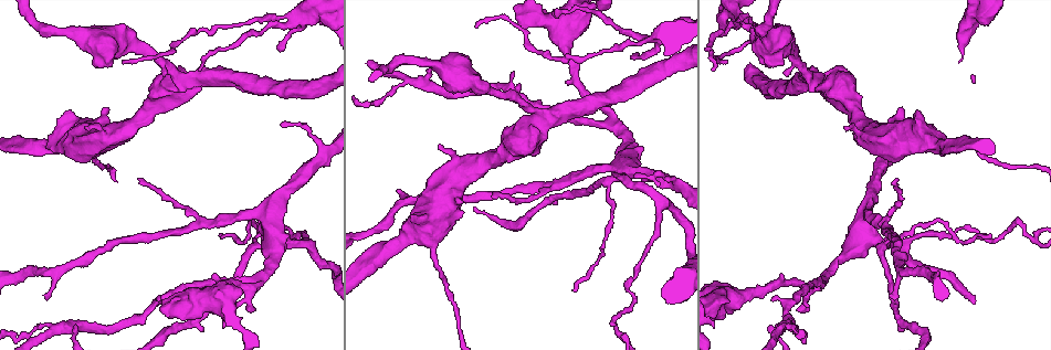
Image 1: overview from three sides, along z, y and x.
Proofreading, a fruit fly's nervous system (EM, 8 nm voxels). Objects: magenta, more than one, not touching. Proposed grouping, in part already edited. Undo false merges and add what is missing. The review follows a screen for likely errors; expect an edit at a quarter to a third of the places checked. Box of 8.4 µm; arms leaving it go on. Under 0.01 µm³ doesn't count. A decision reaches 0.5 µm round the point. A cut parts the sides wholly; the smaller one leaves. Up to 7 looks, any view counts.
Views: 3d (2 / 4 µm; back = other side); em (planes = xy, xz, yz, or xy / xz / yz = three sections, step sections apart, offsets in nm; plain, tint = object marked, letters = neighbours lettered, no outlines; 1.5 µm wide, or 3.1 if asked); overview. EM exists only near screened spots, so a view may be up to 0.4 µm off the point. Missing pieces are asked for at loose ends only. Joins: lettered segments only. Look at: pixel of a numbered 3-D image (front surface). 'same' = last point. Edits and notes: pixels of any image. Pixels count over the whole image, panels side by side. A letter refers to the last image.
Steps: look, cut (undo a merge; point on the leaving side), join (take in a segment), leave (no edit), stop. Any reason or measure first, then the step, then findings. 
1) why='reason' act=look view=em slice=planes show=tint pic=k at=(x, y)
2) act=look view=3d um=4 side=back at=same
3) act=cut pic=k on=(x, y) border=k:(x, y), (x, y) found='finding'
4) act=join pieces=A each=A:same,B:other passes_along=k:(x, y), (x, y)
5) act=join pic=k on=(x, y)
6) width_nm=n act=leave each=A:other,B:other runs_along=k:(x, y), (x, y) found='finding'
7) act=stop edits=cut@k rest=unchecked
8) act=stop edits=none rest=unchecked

why='sharp bend' act=look view=3d um=2 side=back pic=1 at=(617, 332)

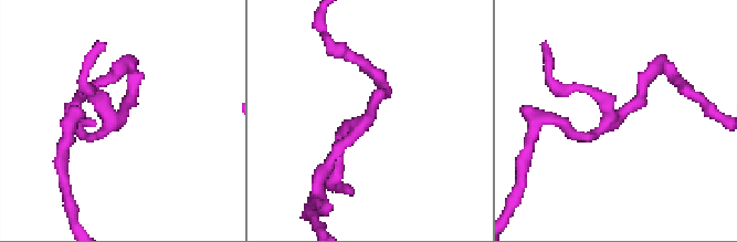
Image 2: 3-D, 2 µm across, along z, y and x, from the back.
act=look view=em slice=planes show=tint pic=2 at=(615, 115)

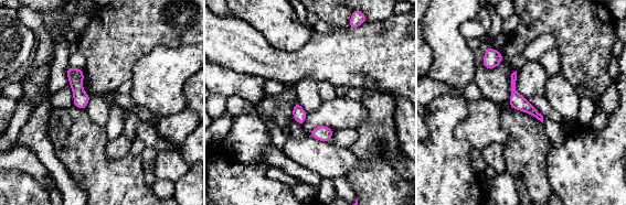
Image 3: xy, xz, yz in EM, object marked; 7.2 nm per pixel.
act=look view=em slice=planes show=letters at=same

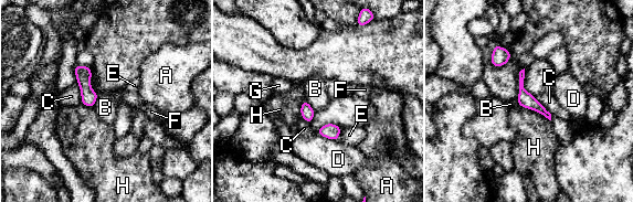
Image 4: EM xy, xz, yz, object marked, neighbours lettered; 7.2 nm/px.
act=leave each=A:other,B:other,C:other,D:other,E:other,F:other,G:other,H:other border=4:(98, 94), (92, 107) found='continuous, no second cell'

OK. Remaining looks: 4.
why='an open end' act=look view=em slice=planes show=letters pic=1 at=(637, 175)

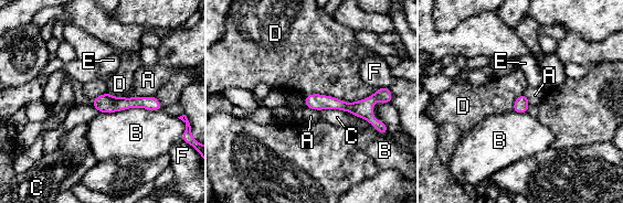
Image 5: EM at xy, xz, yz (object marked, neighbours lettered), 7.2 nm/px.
width_nm=110 act=leave each=A:other,B:other,C:other,D:other,E:other,F:other border=5:(378, 88), (354, 102), (305, 96) found='no lettered segment goes on from it'

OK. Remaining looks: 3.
why='calibre changes' act=look view=em slice=yz step=8 show=tint pic=1 at=(267, 240)

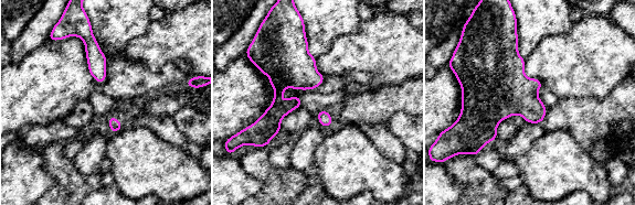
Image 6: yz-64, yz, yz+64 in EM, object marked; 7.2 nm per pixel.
why='see the neighbours' act=look view=em slice=yz step=8 show=letters at=same

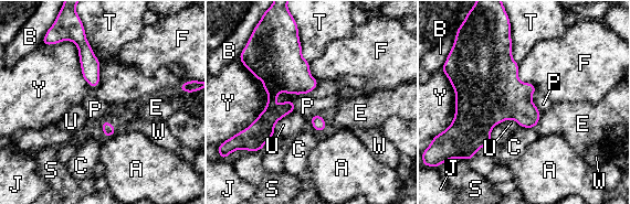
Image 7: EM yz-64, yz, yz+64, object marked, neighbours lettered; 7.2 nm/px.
act=leave each=A:other,B:other,C:other,E:other,F:other,J:other,P:other,S:other,T:other,U:other,W:other,Y:other border=7:(42, 44), (72, 41), (100, 84) found='all the same cell'

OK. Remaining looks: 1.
act=stop edits=none rest=unchecked

